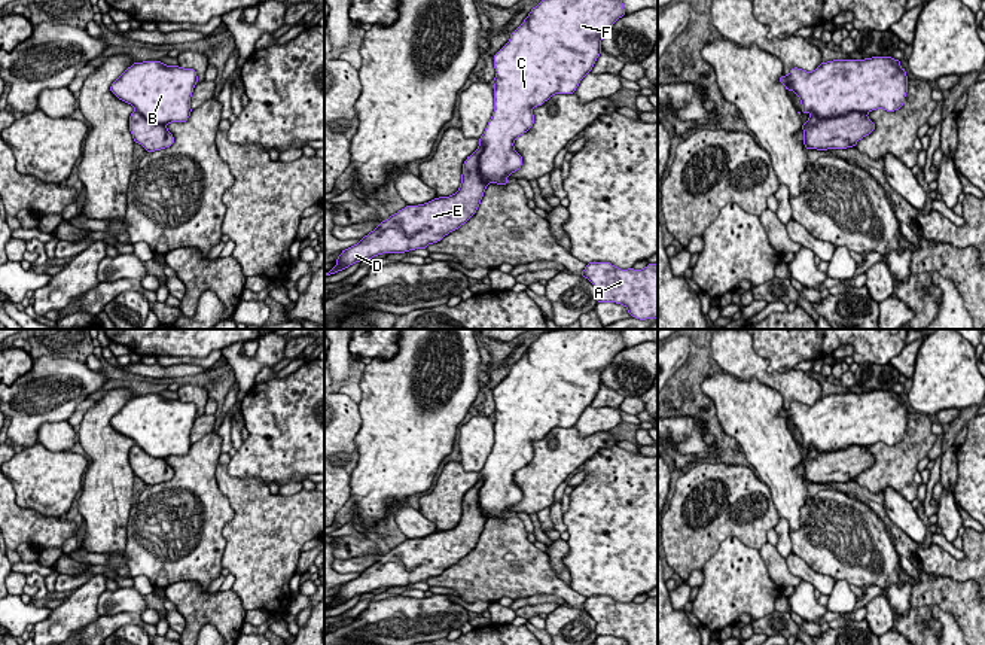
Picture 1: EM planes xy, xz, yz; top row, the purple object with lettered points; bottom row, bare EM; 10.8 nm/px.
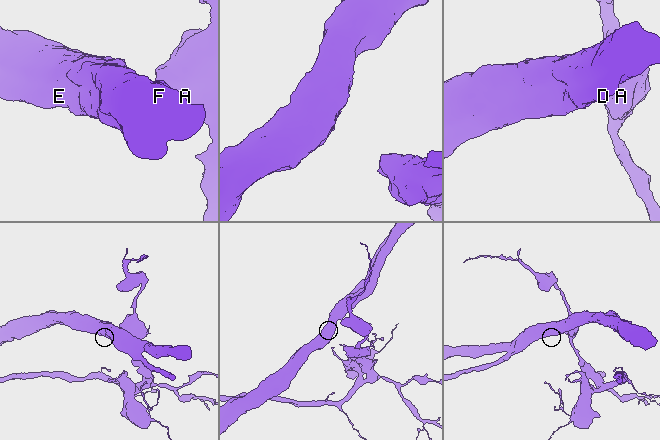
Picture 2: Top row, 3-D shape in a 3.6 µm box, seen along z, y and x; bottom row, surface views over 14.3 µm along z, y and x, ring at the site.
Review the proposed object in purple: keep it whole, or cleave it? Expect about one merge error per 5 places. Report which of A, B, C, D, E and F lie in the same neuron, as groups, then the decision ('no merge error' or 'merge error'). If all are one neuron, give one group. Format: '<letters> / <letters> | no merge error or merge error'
A B C D E F | no merge error

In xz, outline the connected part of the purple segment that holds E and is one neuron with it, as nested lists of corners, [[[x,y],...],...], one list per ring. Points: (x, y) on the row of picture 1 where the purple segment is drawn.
[[[542,0],[533,7],[524,22],[510,34],[509,42],[494,55],[494,69],[497,70],[492,80],[494,112],[479,139],[479,147],[463,164],[458,191],[424,204],[406,206],[391,215],[356,246],[342,250],[335,261],[336,267],[324,277],[376,255],[426,249],[464,225],[476,213],[487,185],[506,185],[509,183],[507,176],[521,168],[522,156],[515,150],[513,142],[533,127],[533,109],[542,106],[554,94],[576,91],[603,51],[603,36],[622,16],[625,16],[622,0]]]

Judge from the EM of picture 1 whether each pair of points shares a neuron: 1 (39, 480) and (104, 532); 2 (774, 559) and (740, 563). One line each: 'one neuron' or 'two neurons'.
1: two neurons
2: two neurons

